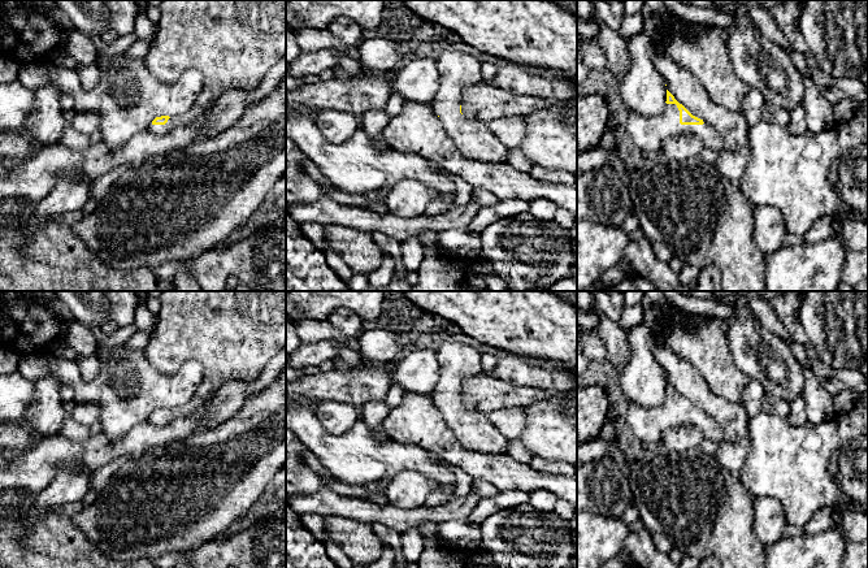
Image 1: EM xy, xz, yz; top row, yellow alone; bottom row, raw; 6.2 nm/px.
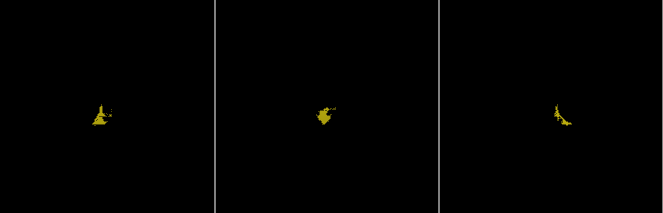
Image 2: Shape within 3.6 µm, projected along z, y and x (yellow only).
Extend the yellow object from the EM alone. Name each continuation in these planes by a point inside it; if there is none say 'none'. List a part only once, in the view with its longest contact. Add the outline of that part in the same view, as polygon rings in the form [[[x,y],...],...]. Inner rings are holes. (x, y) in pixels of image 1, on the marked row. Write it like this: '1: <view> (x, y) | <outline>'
1: yz (647, 131) | [[[665,104],[660,114],[642,116],[633,110],[628,114],[628,131],[637,147],[645,155],[660,155],[661,143],[668,136],[695,134],[706,148],[722,151],[722,138],[711,125],[681,125],[680,110],[676,104]]]

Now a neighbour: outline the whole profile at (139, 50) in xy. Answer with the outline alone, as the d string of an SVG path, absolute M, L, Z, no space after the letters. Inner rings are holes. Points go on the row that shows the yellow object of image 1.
M136 39L134 44L126 51L129 57L146 58L152 39Z

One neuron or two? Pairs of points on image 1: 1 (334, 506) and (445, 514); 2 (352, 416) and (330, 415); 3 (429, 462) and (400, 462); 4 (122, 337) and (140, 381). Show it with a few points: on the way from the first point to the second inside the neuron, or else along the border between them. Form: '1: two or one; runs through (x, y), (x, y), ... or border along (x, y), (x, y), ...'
1: one; runs through (361, 510), (391, 516), (417, 516)
2: one; runs through (347, 416), (335, 416)
3: one; runs through (422, 462), (407, 462)
4: two; border along (98, 341), (107, 346), (125, 343)

